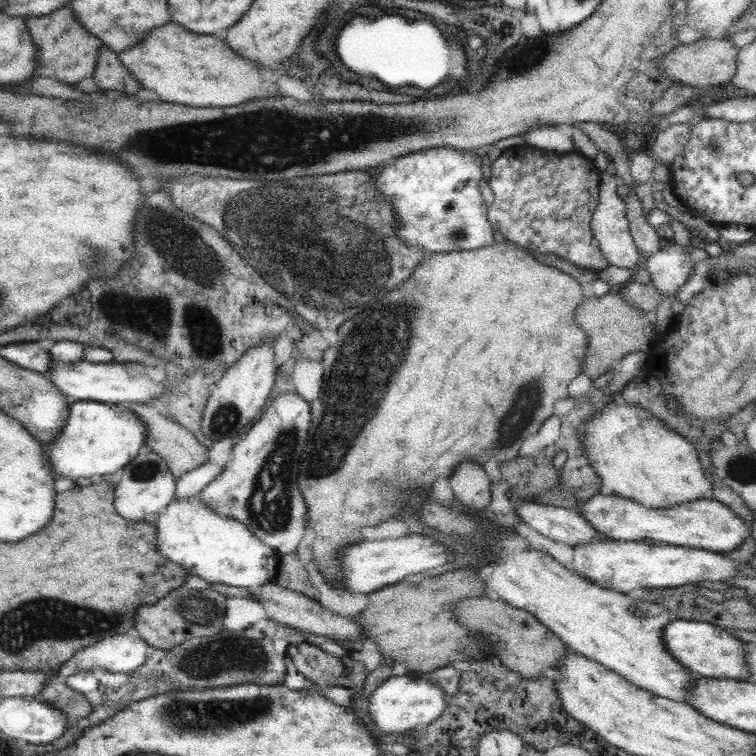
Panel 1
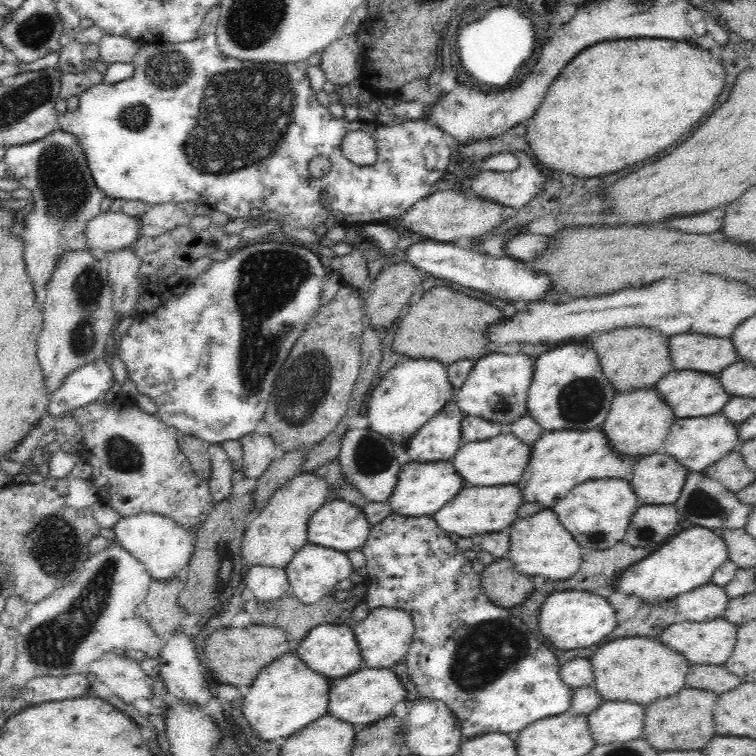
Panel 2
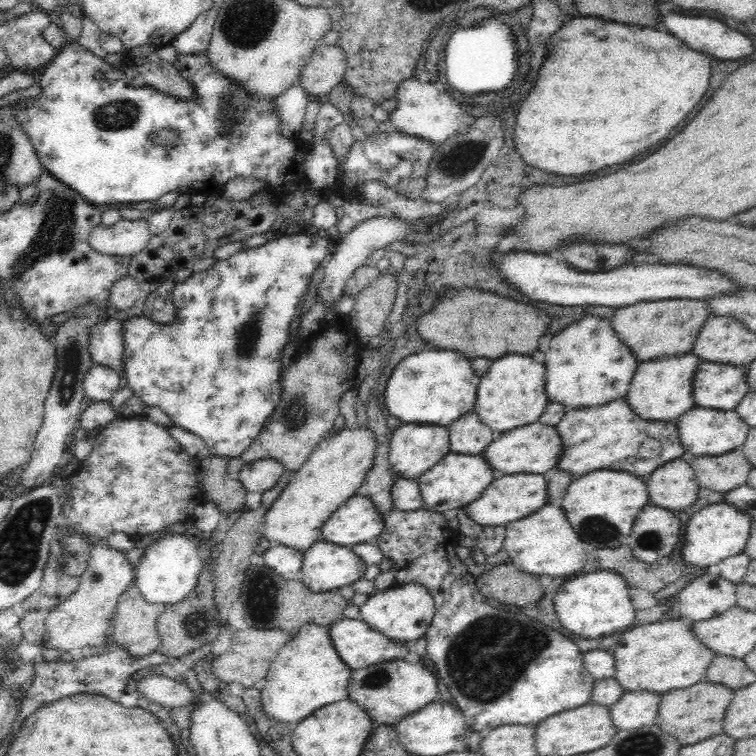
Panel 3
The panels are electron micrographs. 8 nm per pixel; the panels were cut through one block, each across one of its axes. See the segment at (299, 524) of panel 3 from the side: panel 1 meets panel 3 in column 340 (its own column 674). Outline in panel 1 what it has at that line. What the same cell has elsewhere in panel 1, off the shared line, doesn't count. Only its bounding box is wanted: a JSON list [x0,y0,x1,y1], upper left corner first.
[576,400,710,507]

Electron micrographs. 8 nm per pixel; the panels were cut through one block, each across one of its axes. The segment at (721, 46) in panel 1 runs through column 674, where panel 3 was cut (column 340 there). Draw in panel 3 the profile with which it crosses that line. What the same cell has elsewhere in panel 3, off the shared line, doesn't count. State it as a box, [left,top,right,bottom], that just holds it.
[299,44,346,99]

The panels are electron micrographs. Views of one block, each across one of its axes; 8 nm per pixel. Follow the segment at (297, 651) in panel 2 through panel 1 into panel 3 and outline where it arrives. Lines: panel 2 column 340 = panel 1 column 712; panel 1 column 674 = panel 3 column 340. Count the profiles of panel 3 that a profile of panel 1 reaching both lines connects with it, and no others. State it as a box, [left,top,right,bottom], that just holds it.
[328,617,407,670]

